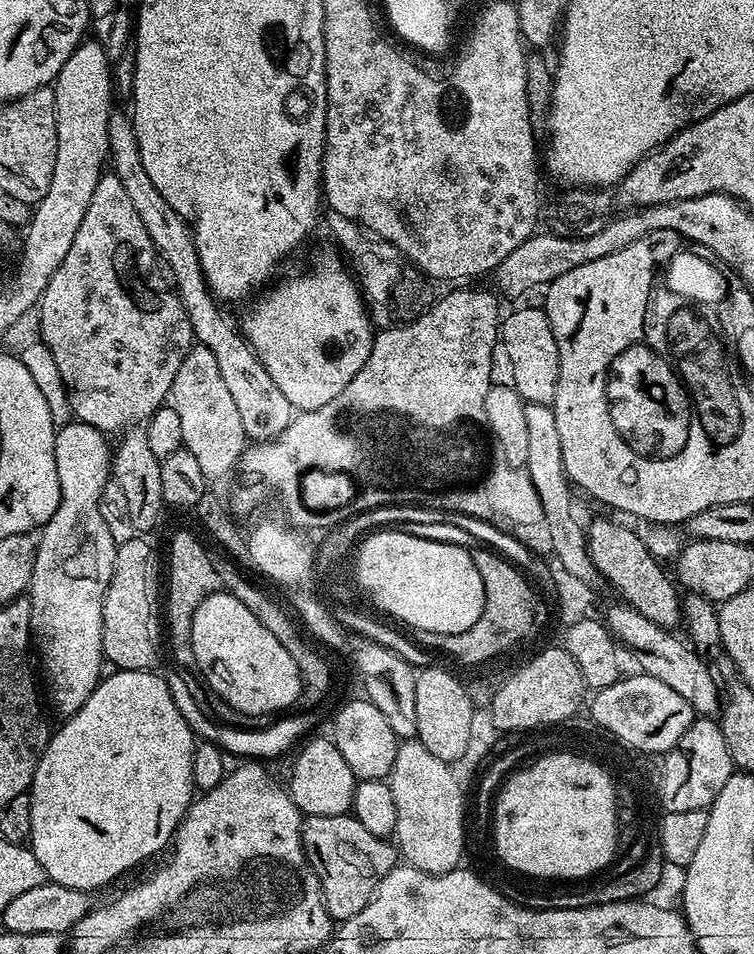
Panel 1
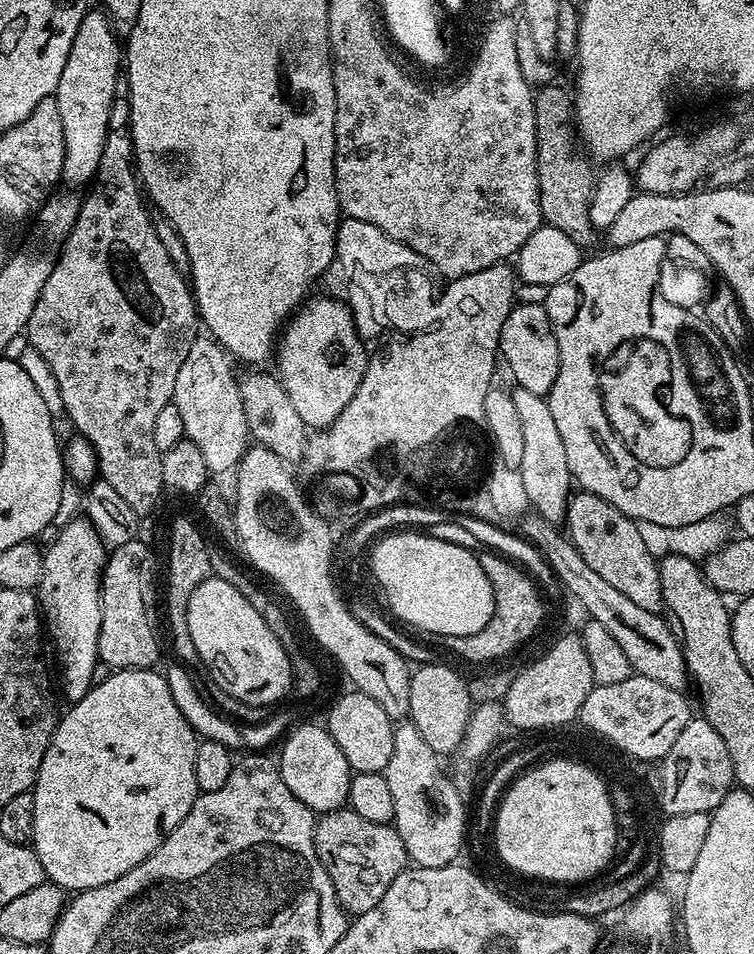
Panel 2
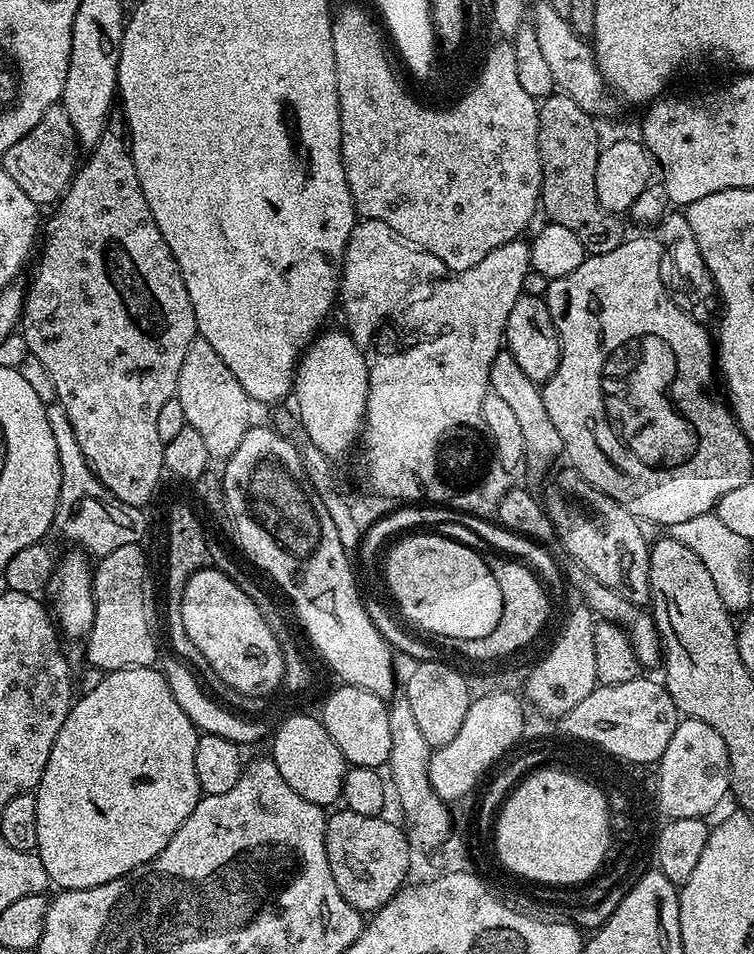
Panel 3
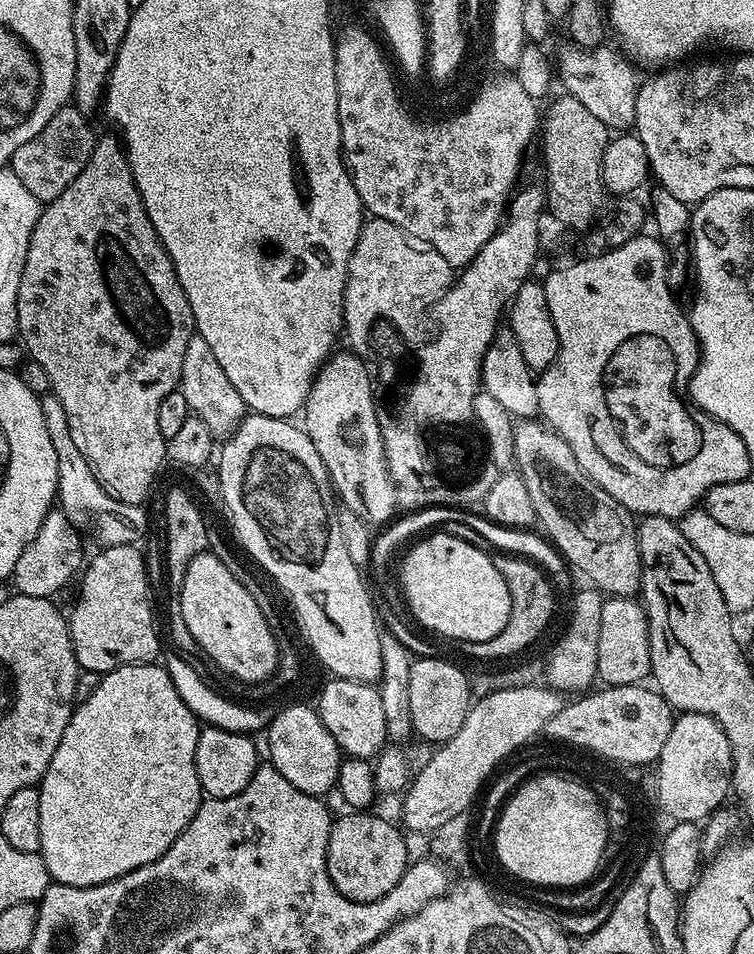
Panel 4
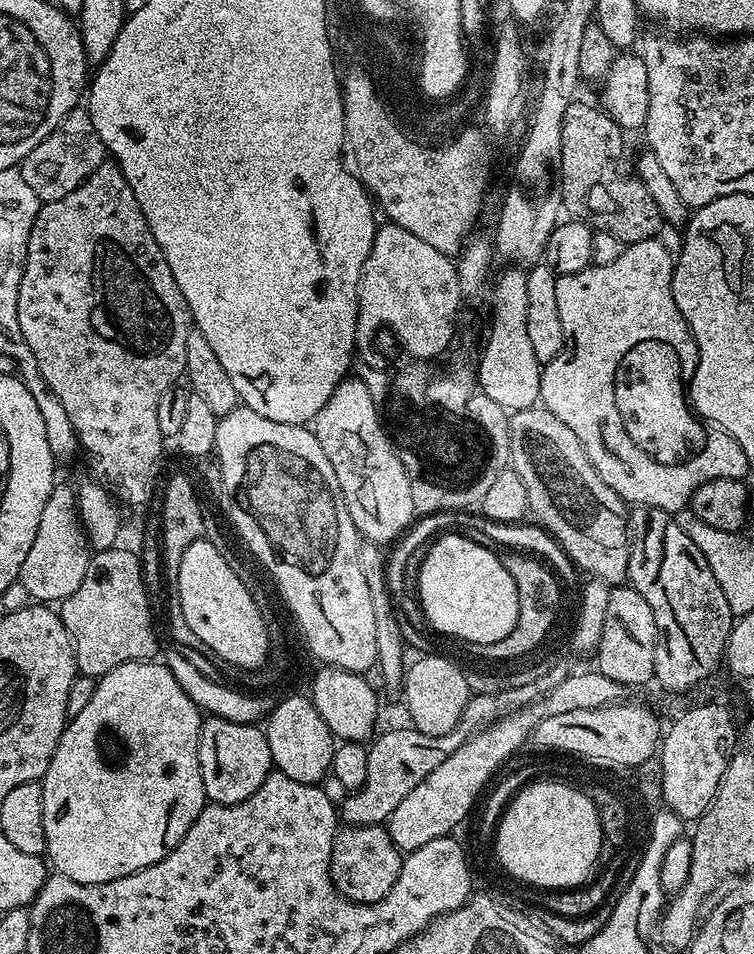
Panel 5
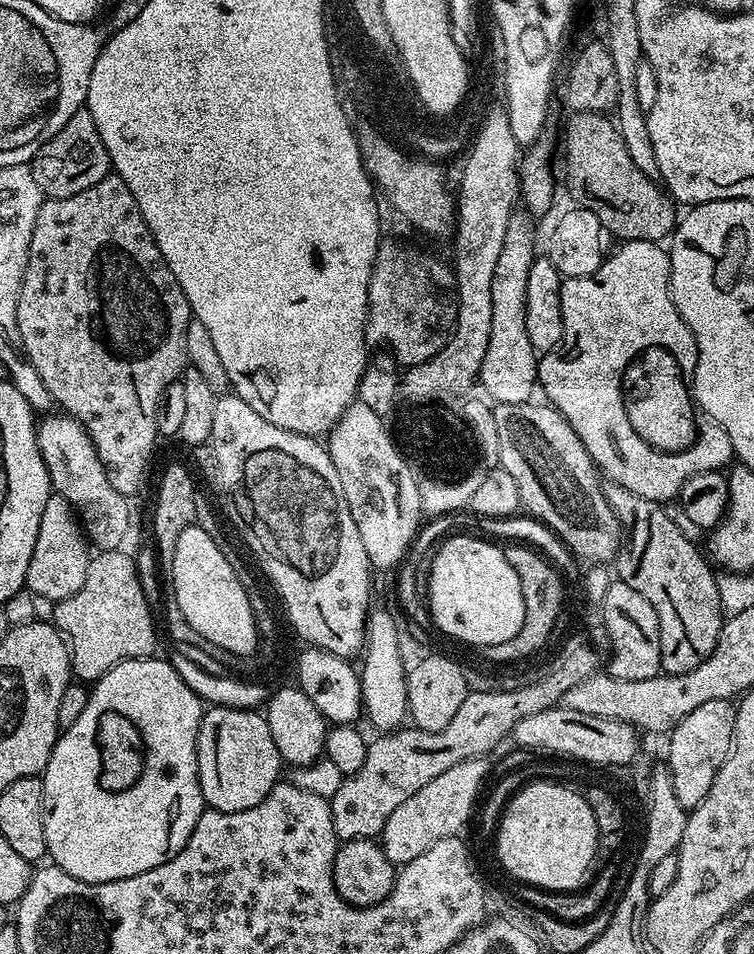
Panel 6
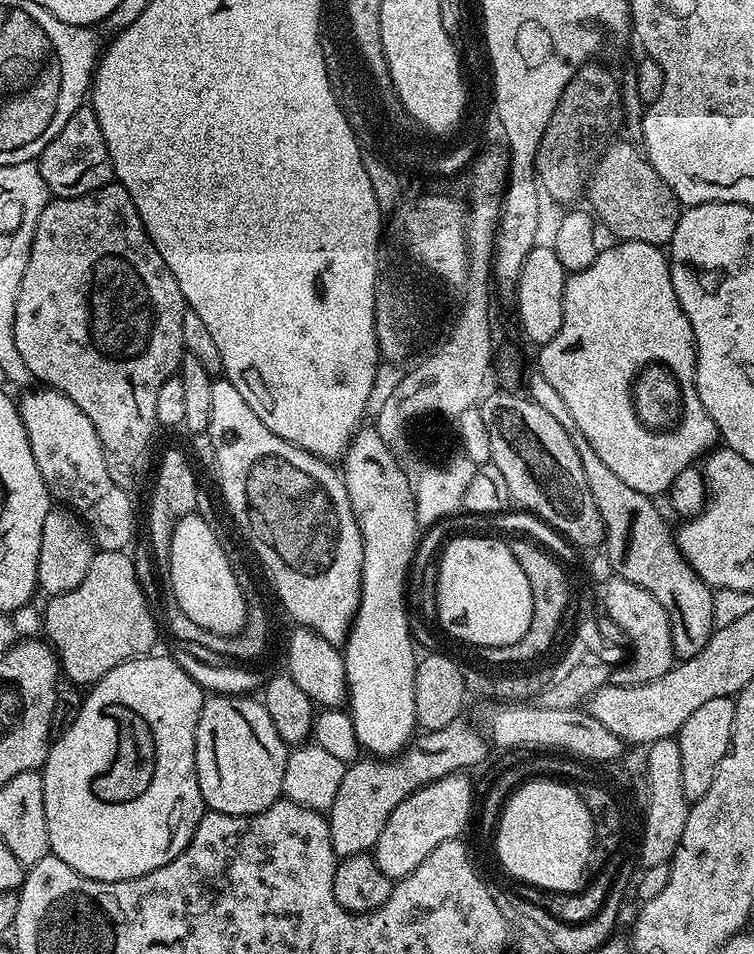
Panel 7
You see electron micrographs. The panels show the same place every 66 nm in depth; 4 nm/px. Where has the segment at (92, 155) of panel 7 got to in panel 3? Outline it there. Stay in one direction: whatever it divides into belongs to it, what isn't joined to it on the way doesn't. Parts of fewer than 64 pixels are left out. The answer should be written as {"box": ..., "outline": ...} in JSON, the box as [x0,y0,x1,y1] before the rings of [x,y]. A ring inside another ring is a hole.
{"box":[2,103,78,205],"outline":[[[63,103],[51,104],[38,126],[30,130],[2,157],[2,171],[10,174],[18,186],[32,199],[33,205],[55,205],[60,197],[68,190],[72,178],[76,174],[78,141],[74,126],[70,126],[70,117],[66,114]]]}

